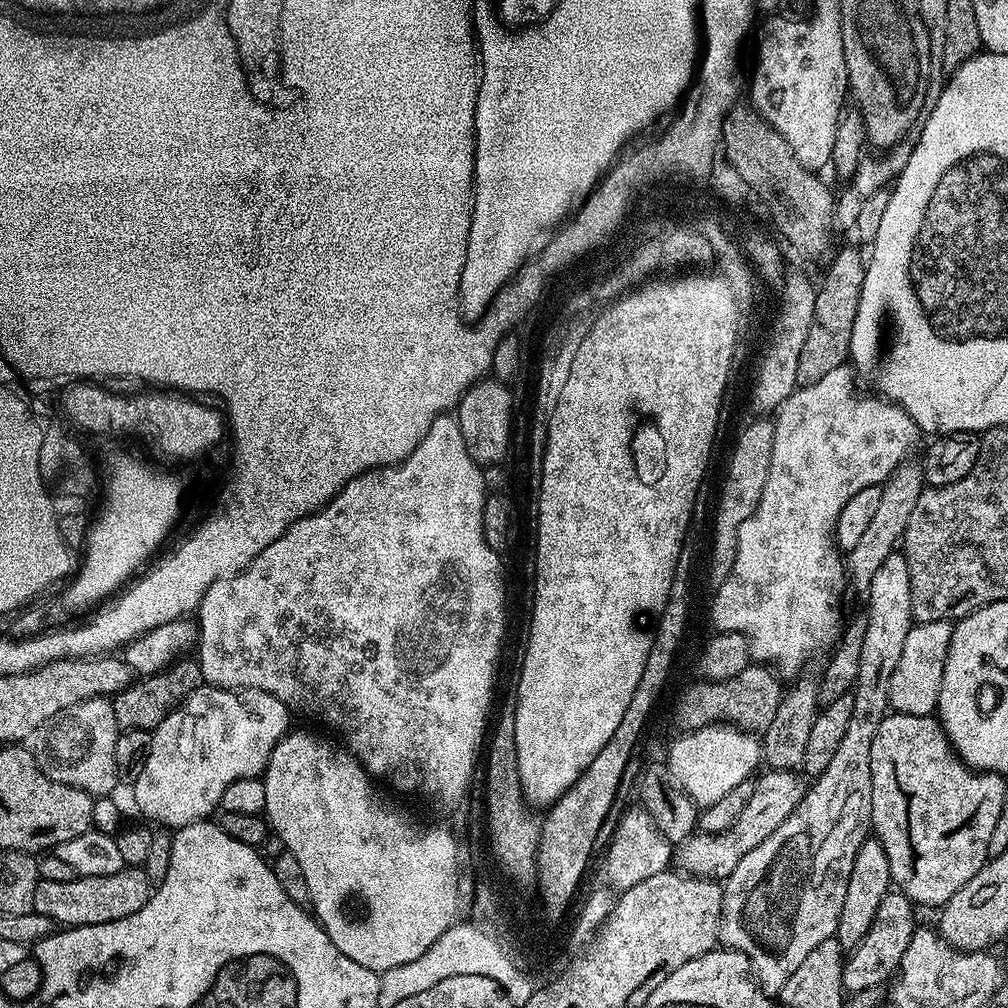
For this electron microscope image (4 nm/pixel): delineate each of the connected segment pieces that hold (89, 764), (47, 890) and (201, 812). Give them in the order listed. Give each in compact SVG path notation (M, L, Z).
M95 696L39 724L28 736L26 747L40 767L40 772L50 777L55 784L80 788L89 794L108 794L118 783L114 766L114 742L118 742L119 737L111 699Z
M125 866L118 874L76 876L70 882L37 879L32 911L50 918L53 925L81 928L87 924L105 924L134 914L148 901L150 883L145 869Z
M195 688L151 733L148 754L131 781L132 800L137 810L146 819L160 824L156 826L168 830L209 819L213 815L211 812L220 808L226 786L235 780L250 780L263 773L274 746L290 731L288 716L290 709L281 700L257 688Z

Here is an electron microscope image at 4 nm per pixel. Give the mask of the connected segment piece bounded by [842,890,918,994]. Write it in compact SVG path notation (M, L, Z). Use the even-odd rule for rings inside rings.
M889 890L886 898L882 898L882 906L878 906L870 930L866 930L866 936L847 953L842 970L845 993L877 989L884 983L887 985L895 977L902 954L906 952L906 946L910 944L910 938L918 927L912 908L914 909L913 901L899 890Z

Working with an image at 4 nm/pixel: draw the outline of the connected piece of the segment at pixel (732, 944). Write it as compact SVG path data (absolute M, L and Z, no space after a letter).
M893 550L874 570L874 578L866 593L868 616L864 620L866 634L862 638L862 662L858 662L858 678L854 685L854 711L846 725L846 735L838 742L830 766L811 781L800 805L790 814L766 842L754 846L734 866L734 870L723 881L724 897L720 911L719 943L725 949L746 954L752 961L754 973L760 987L769 993L779 993L786 978L798 970L806 954L814 946L833 939L838 930L838 918L842 918L842 902L846 902L846 886L850 882L850 870L854 870L854 858L864 840L869 839L872 828L872 775L870 774L870 746L874 746L874 734L889 711L888 690L890 674L902 656L902 646L912 625L910 606L910 576L906 558Z

